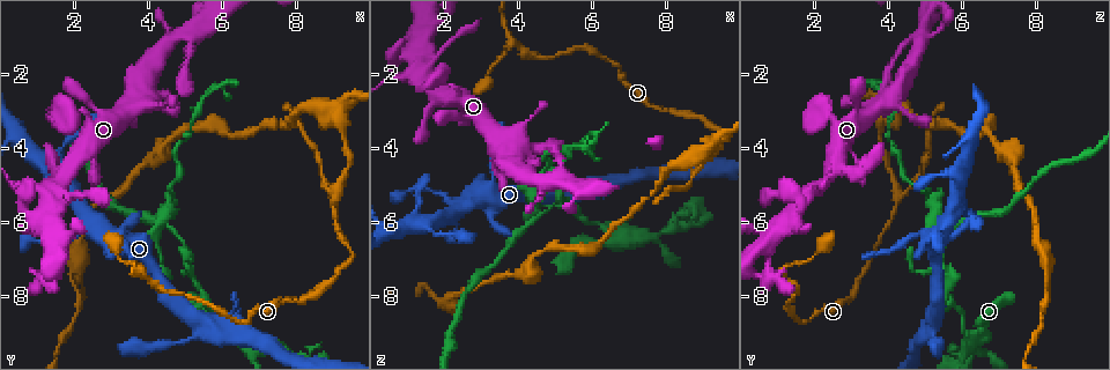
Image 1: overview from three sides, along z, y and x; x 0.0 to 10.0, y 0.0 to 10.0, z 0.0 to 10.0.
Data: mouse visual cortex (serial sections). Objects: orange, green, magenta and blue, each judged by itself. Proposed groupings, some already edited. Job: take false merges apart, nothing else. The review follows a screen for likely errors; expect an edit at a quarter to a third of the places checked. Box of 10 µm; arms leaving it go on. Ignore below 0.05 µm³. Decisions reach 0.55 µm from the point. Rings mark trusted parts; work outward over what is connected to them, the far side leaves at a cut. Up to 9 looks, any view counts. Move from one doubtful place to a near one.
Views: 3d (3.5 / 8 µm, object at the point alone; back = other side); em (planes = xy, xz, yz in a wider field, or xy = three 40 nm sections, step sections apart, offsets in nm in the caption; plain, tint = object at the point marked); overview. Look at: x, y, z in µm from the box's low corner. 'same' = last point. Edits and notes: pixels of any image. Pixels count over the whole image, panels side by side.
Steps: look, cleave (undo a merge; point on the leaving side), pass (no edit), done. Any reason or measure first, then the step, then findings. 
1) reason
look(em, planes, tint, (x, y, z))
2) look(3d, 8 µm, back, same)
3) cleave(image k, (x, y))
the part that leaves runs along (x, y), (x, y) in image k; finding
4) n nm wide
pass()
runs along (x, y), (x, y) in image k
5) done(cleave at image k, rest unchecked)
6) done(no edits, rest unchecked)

four-way junction
look(3d, 3.5 µm, (6.60, 9.00, 6.35))

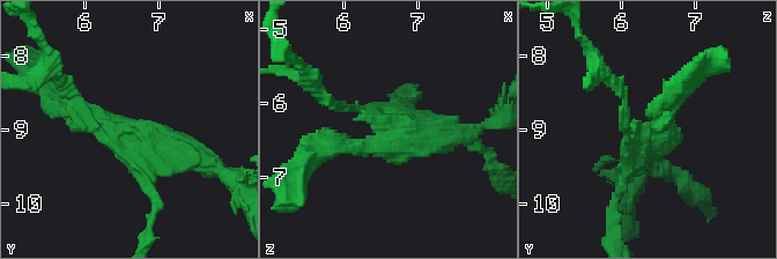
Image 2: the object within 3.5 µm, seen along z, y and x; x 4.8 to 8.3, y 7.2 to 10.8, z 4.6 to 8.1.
now the EM
look(em, xy, step 1, tint, (6.60, 9.05, 6.40))

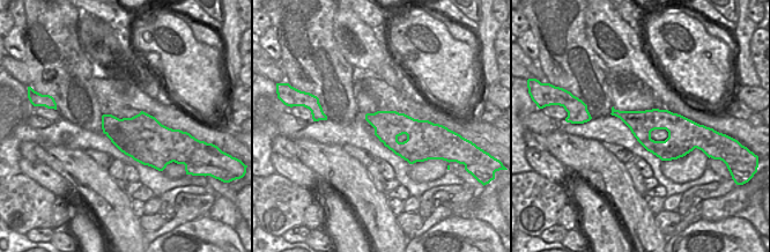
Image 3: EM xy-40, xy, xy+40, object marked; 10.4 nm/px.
pass()
one cell here

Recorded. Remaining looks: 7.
branch point
look(3d, 8 µm, (9.05, 5.35, 4.30))

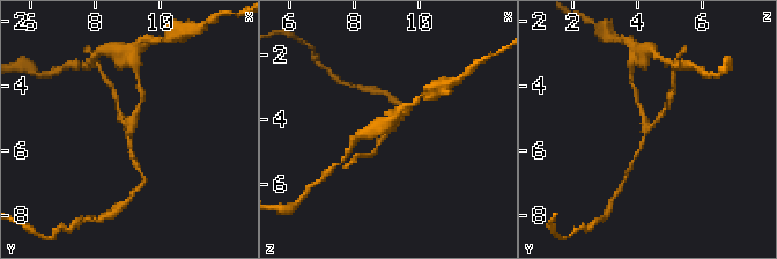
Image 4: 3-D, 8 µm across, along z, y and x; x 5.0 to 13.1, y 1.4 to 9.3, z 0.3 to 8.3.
3 arms; arms of 150, 150, 150 nm
look(em, xy, step 3, tint, same)

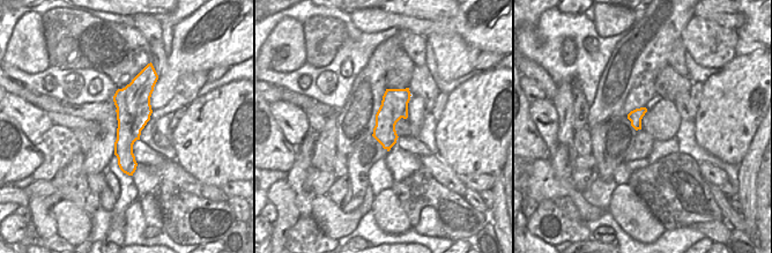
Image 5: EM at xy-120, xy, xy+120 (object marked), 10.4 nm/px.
pass()
all the same cell

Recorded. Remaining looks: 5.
a narrow waist
look(3d, 3.5 µm, (4.70, 8.05, 5.60))

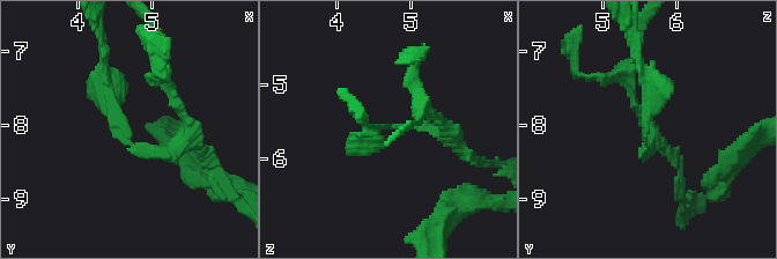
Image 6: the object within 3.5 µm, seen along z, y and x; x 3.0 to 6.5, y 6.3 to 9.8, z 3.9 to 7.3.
look(em, planes, tint, (4.65, 8.10, 5.55))

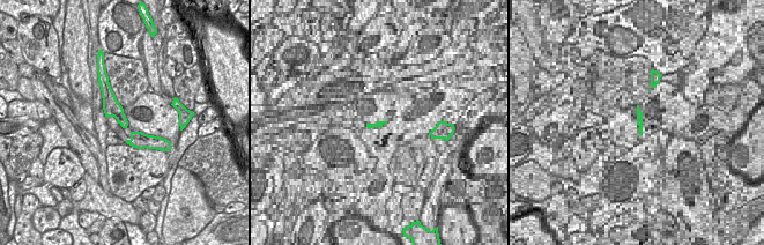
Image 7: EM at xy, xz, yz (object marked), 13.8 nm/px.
pass()
runs along (657, 142), (643, 153), (643, 65) in image 6; continuous, no second cell

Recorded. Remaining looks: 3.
calibre changes
look(3d, 3.5 µm, (0.65, 4.95, 2.10))

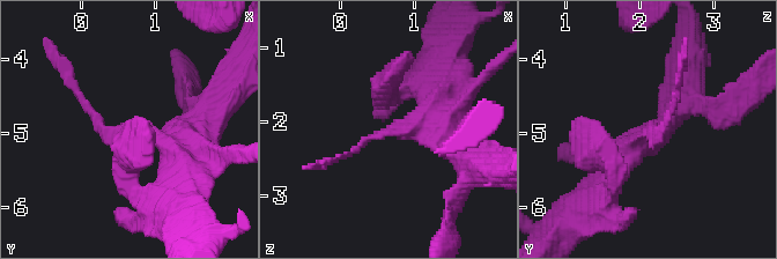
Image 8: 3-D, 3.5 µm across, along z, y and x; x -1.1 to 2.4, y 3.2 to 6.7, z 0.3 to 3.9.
arms of 100, 350 nm
look(em, xy, step 3, tint, (0.65, 5.00, 2.10))

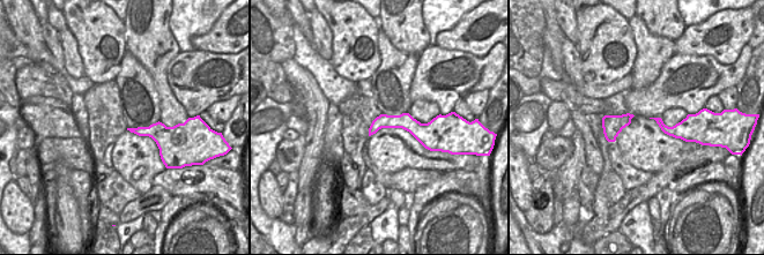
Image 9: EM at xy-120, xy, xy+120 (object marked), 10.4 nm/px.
pass()
runs along (204, 131), (104, 131), (82, 95) in image 8; continuous, no second cell

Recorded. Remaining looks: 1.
done(no edits, rest unchecked)

